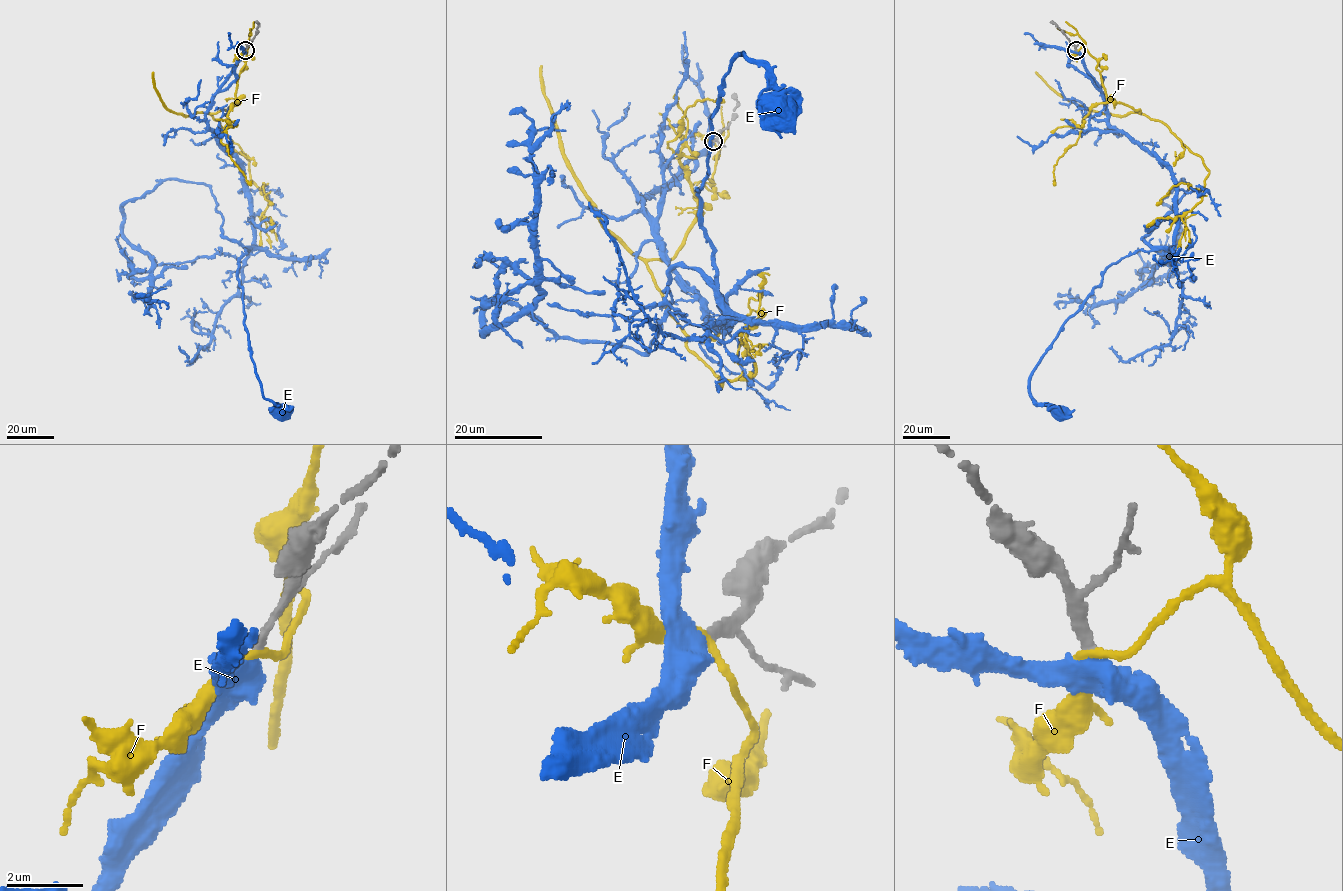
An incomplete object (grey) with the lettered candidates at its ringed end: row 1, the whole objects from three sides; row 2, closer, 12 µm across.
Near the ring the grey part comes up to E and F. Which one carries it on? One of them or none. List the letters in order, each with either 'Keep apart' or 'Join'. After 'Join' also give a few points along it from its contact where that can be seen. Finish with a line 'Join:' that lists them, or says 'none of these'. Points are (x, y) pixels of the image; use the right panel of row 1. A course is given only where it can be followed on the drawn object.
E: Join. Its course: (1076, 50), (1110, 127), (1169, 170), (1176, 227), (1169, 249), (1112, 263), (1043, 355), (1030, 395), (1058, 412)
F: Keep apart
Join: E

